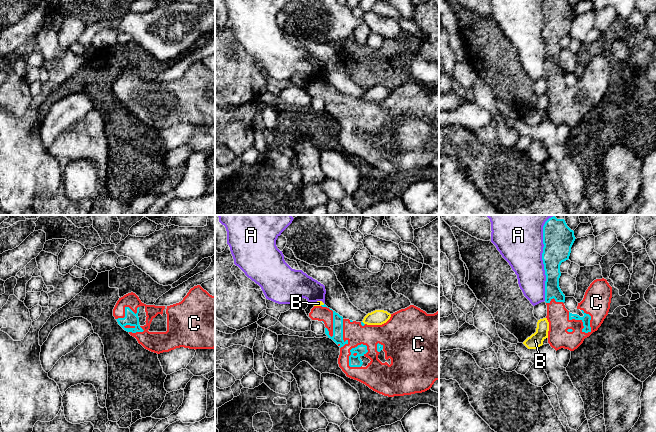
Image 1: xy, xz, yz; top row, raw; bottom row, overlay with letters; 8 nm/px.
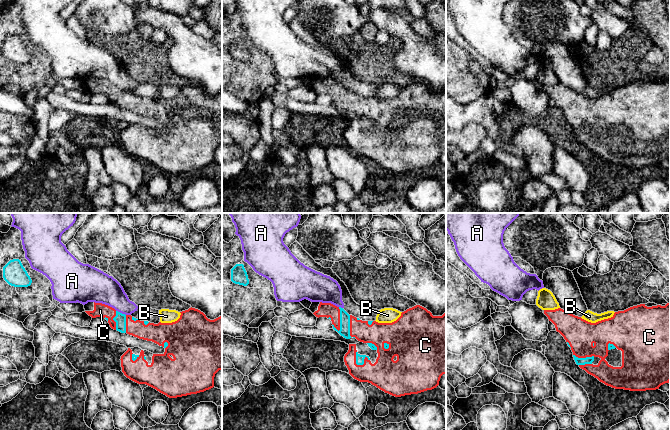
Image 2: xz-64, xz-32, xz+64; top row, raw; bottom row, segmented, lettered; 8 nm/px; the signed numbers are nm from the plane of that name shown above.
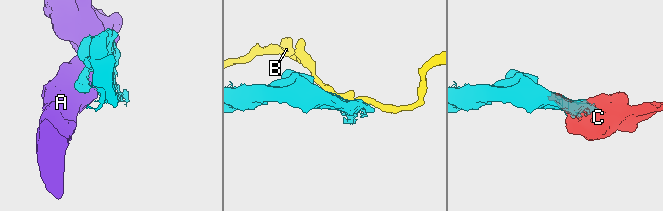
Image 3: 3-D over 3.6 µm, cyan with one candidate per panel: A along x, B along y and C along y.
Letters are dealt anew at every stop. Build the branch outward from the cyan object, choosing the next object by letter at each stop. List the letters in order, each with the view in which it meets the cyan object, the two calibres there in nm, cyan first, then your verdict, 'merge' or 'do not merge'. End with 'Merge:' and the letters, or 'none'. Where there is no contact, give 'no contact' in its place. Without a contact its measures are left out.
A: yz | 240/380 nm | do not merge
B: xz | 20/50 nm | do not merge
C: yz | 70/220 nm | merge
Merge: C

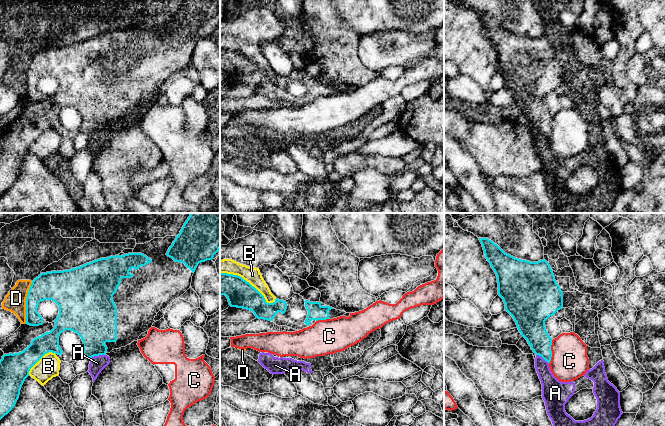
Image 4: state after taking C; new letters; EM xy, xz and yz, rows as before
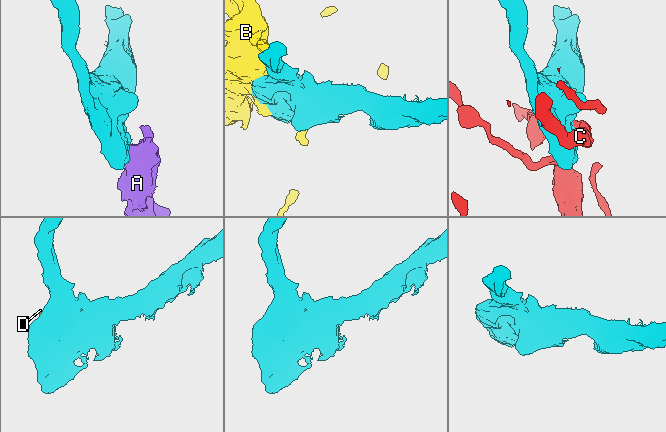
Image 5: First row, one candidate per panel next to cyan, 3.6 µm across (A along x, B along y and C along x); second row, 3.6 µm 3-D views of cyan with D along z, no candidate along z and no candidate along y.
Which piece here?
A: xy | 320/130 nm | do not merge
B: xz | 220/130 nm | do not merge
C: yz | 200/300 nm | do not merge
D: xy | 220/180 nm | do not merge
Merge: none

